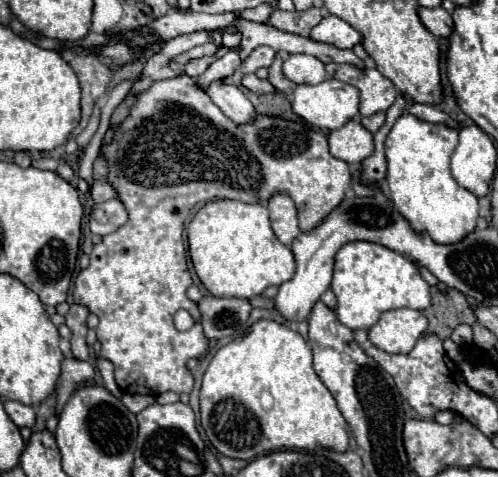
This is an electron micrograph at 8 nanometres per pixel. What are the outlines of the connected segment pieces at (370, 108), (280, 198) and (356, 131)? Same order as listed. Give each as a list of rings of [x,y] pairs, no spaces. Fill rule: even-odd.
[[[326,64],[328,78],[352,84],[360,90],[360,114],[370,116],[386,112],[398,94],[396,86],[376,68],[358,68],[354,64]]]
[[[274,194],[268,202],[270,210],[270,220],[272,228],[278,236],[278,240],[286,246],[292,244],[296,236],[300,236],[300,226],[298,226],[298,214],[294,200],[288,194]]]
[[[350,120],[342,128],[332,130],[328,134],[328,144],[330,154],[348,164],[362,162],[374,152],[372,134],[358,120]]]

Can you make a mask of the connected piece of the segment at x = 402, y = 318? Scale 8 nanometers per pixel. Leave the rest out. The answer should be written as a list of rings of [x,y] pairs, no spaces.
[[[388,310],[368,330],[368,340],[384,352],[408,354],[416,340],[426,332],[426,326],[428,320],[418,310]]]

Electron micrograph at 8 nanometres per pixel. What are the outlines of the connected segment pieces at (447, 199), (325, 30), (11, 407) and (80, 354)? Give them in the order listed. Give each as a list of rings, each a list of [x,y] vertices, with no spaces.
[[[402,114],[396,124],[392,126],[390,134],[386,136],[386,162],[388,162],[388,190],[390,190],[390,200],[396,204],[396,208],[402,212],[402,216],[408,218],[412,228],[416,230],[426,230],[432,240],[440,244],[452,244],[452,240],[462,240],[472,228],[476,228],[476,218],[478,218],[478,198],[462,188],[450,172],[450,156],[458,144],[458,130],[450,128],[446,124],[430,124],[424,120],[418,120],[416,116]]]
[[[326,16],[316,28],[312,28],[310,38],[338,48],[354,48],[356,44],[362,44],[362,34],[338,16]]]
[[[4,400],[4,408],[8,412],[8,416],[12,418],[12,422],[22,428],[22,426],[34,426],[34,410],[32,406],[26,406],[22,402],[16,400]]]
[[[72,304],[70,312],[66,314],[66,326],[72,330],[72,354],[80,360],[88,360],[88,346],[86,346],[86,318],[88,318],[90,310],[82,304]]]

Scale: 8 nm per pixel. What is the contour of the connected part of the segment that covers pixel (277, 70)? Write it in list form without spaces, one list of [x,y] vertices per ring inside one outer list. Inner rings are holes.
[[[276,54],[276,60],[270,66],[270,74],[268,74],[268,82],[274,86],[276,92],[280,94],[290,94],[292,90],[292,82],[282,74],[282,56]]]

